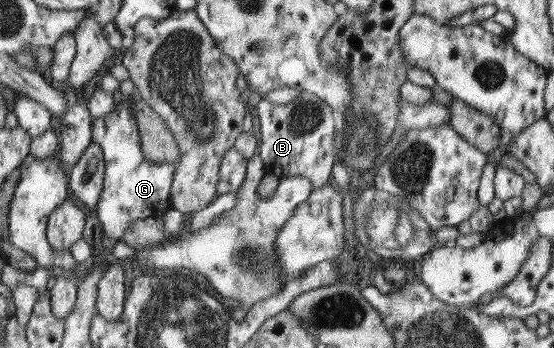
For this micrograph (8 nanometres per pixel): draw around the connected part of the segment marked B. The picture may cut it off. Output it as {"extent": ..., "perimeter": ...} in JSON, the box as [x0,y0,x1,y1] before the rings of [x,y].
{"extent":[255,89,339,188],"perimeter":[[[301,89],[299,97],[284,105],[255,98],[255,106],[261,131],[258,155],[265,166],[265,172],[275,174],[277,178],[302,175],[309,178],[315,188],[331,183],[331,168],[336,159],[334,141],[339,119],[328,105],[319,96]]]}

